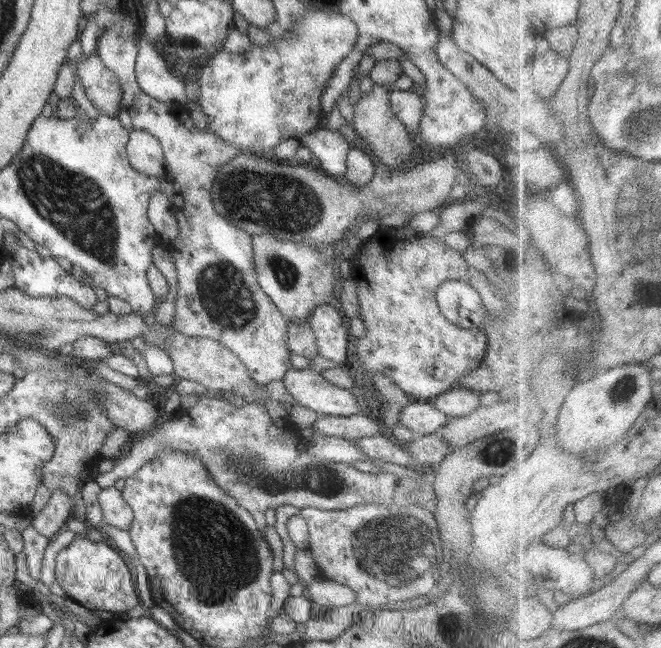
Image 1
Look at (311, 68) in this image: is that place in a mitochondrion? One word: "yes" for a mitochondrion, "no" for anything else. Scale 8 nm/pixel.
no

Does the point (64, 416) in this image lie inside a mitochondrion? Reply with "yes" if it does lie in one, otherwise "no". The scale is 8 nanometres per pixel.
yes

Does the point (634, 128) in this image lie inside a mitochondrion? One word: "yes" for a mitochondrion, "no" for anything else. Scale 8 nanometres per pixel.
yes

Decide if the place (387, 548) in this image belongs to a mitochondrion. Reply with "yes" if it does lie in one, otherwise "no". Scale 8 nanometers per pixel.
yes

